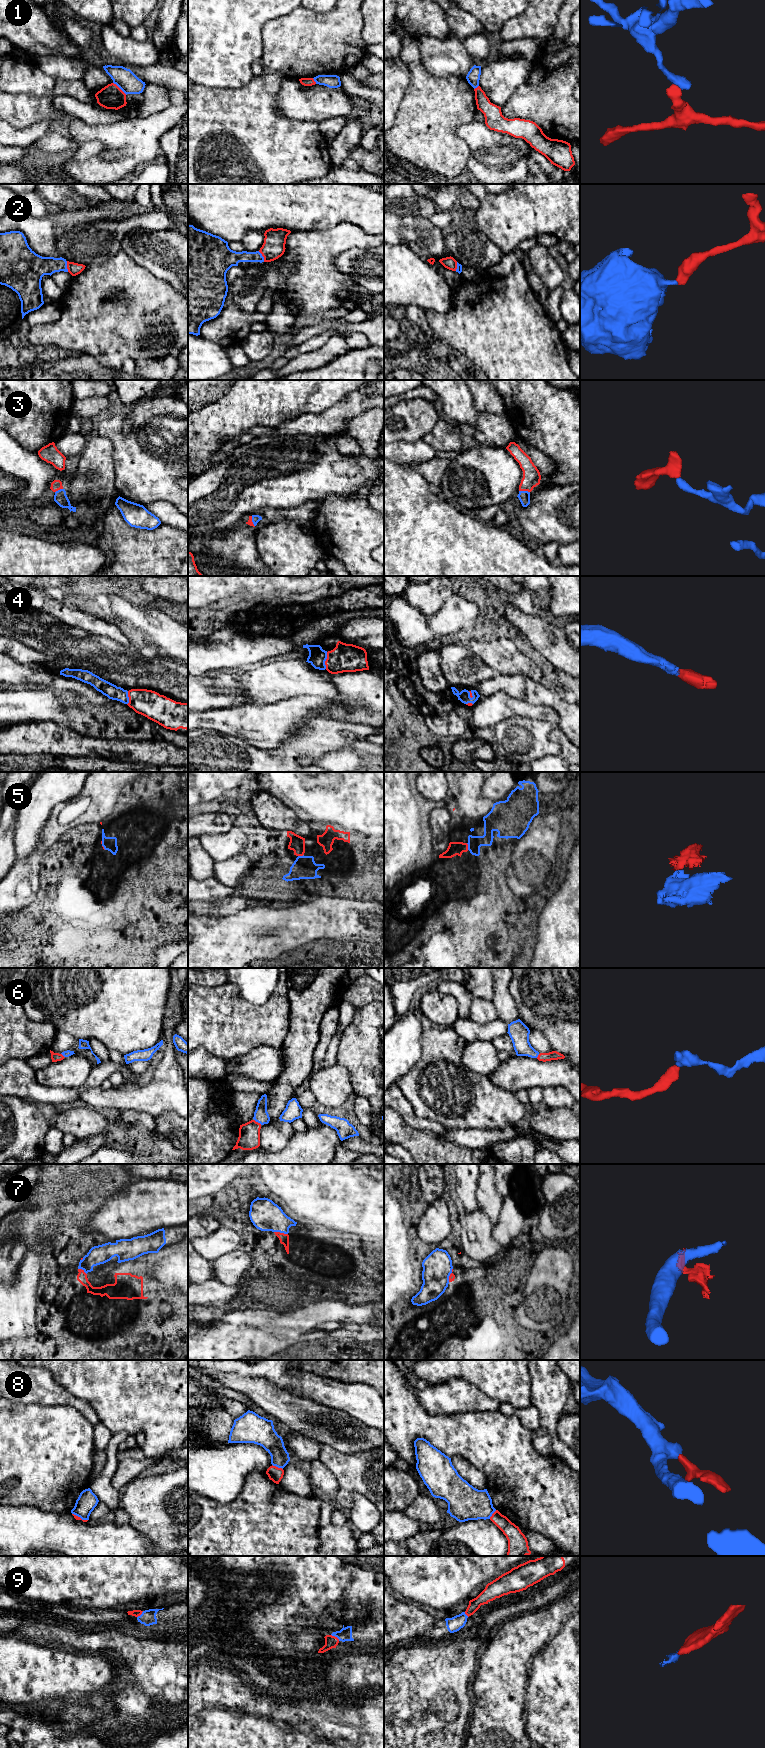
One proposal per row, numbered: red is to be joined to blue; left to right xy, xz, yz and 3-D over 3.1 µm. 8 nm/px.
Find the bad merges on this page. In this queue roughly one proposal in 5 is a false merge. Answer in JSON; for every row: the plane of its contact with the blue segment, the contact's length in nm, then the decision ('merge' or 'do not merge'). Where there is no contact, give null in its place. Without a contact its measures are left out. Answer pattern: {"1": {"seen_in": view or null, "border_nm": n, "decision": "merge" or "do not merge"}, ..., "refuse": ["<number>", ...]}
{"1": {"seen_in": "xy", "border_nm": 150, "decision": "do not merge"}, "2": {"seen_in": "xy", "border_nm": 90, "decision": "merge"}, "3": {"seen_in": "yz", "border_nm": 90, "decision": "merge"}, "4": {"seen_in": "xz", "border_nm": 140, "decision": "merge"}, "5": {"seen_in": "yz", "border_nm": 60, "decision": "merge"}, "6": {"seen_in": "xz", "border_nm": 80, "decision": "merge"}, "7": {"seen_in": "xz", "border_nm": 110, "decision": "do not merge"}, "8": {"seen_in": "xz", "border_nm": 100, "decision": "do not merge"}, "9": {"seen_in": "xz", "border_nm": 90, "decision": "merge"}, "refuse": ["1", "7", "8"]}

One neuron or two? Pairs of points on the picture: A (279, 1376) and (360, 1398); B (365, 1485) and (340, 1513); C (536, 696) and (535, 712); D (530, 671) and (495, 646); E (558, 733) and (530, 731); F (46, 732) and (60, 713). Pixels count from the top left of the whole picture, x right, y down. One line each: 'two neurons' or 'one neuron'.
A: one neuron
B: two neurons
C: two neurons
D: one neuron
E: two neurons
F: two neurons

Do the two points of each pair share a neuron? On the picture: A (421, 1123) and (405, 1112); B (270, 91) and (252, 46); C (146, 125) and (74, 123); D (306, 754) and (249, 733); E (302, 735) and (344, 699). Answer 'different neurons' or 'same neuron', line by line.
A: same neuron
B: different neurons
C: same neuron
D: different neurons
E: different neurons

